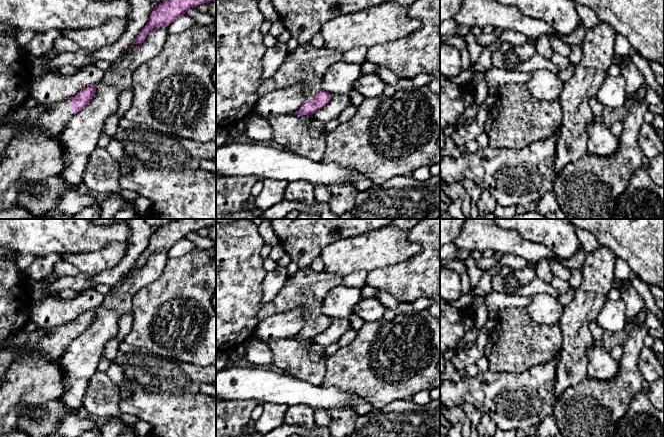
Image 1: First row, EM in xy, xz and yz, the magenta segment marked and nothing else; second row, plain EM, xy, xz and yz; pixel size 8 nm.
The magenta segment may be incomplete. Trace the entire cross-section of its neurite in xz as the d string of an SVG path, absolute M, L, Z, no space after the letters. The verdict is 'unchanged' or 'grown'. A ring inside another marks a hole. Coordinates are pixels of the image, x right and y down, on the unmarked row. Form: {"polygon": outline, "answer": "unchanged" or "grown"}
{"polygon": "M299 269L287 277L275 298L262 307L258 320L301 308L305 326L293 338L312 339L330 325L332 319L321 312L322 302L342 282L343 276L338 273Z", "answer": "grown"}

